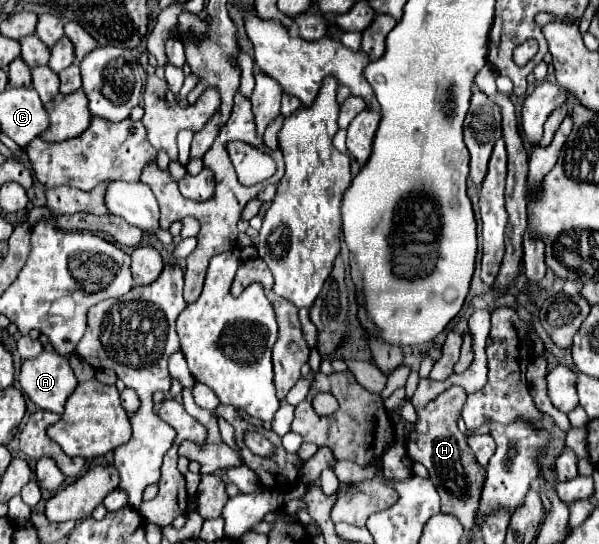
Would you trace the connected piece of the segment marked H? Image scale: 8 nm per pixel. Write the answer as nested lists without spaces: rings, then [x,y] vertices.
[[[453,386],[425,406],[415,408],[417,422],[407,436],[407,456],[413,462],[421,462],[429,470],[429,478],[437,486],[437,492],[441,496],[441,512],[455,514],[463,528],[469,528],[469,524],[473,524],[473,512],[477,510],[477,498],[485,480],[485,468],[477,464],[467,438],[457,426],[465,396],[467,394],[463,388]]]

